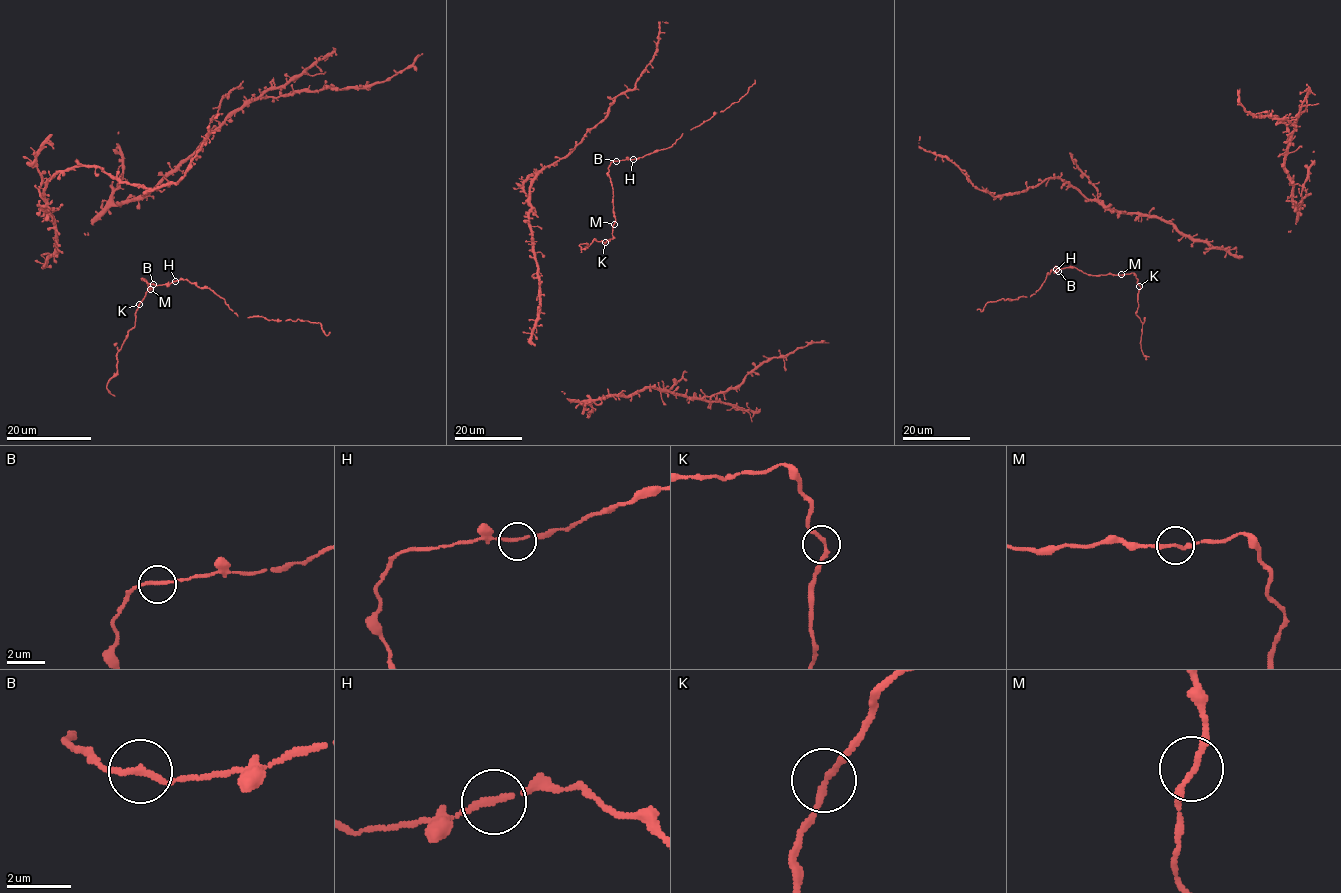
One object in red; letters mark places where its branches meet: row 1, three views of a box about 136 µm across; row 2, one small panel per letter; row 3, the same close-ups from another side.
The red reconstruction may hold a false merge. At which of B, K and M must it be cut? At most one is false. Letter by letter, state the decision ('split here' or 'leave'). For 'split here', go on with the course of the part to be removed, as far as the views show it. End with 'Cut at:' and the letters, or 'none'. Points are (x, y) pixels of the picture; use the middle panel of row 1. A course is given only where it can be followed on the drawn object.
B: leave
K: leave
M: leave
Cut at: none

